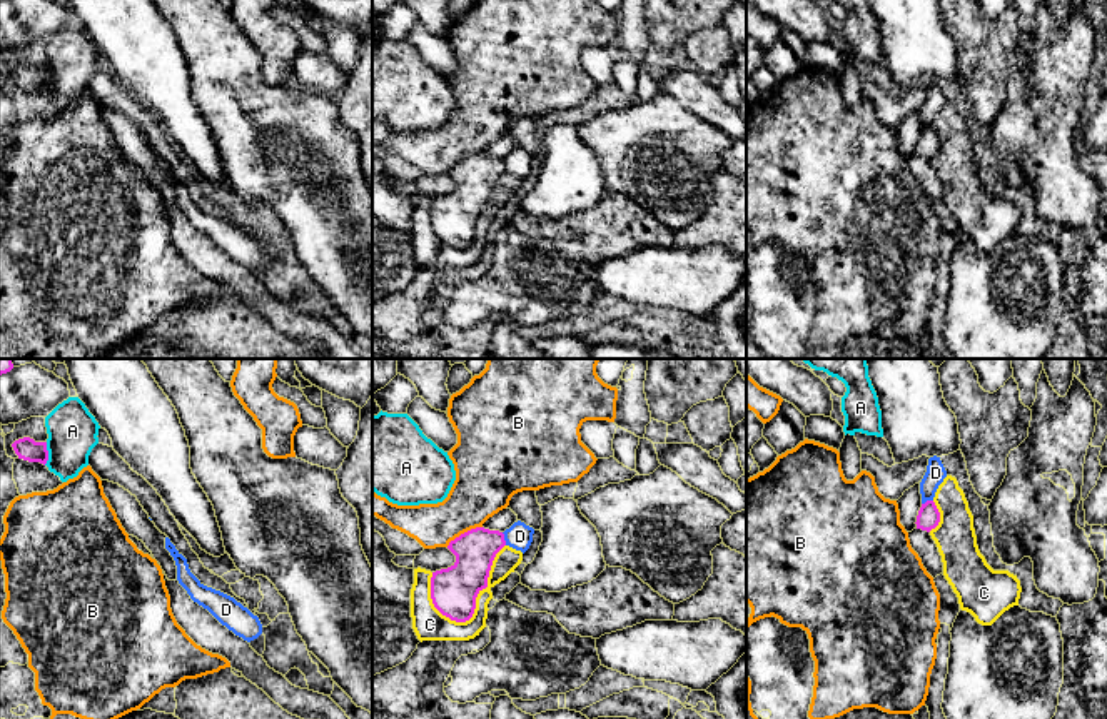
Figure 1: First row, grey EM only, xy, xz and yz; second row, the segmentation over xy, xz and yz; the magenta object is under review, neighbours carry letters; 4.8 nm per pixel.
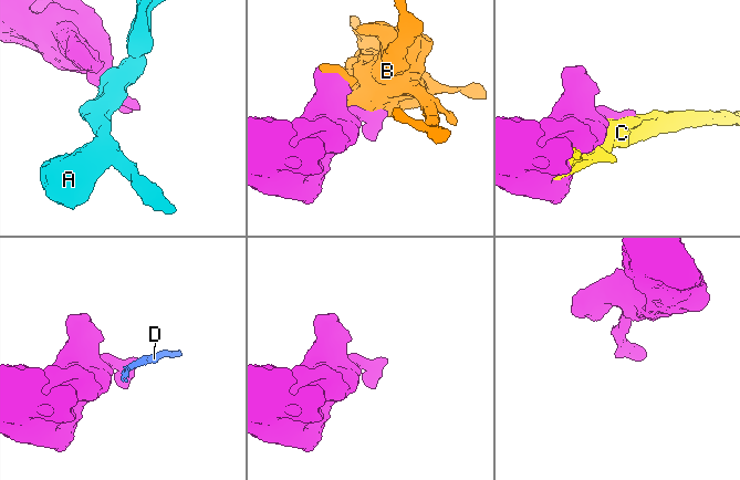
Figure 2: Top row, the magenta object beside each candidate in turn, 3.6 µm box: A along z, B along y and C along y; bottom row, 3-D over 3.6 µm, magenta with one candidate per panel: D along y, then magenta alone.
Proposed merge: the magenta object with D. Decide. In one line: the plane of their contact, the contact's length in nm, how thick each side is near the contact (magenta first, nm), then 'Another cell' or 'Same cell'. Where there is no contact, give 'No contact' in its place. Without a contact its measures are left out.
Touches magenta in xz. Shared border 70 nm. Thickness 200 nm (magenta) against 130 nm. Another cell

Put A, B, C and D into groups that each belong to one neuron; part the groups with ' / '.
A / B / C / D

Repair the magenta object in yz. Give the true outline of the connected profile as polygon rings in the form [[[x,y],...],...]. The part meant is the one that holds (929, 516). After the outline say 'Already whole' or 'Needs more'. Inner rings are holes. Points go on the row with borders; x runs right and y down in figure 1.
[[[927,500],[922,504],[918,515],[917,515],[917,529],[930,532],[940,522],[940,512],[933,500]]]. Already whole

